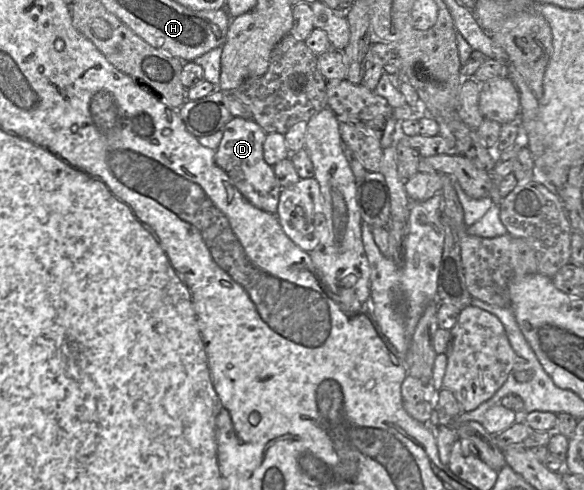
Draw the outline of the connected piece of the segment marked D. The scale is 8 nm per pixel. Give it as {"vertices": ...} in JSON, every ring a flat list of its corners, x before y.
{"vertices":[[233,117,224,126,224,135,215,152,214,161,230,178,240,193,255,207,276,215,282,188,275,175,273,166,267,164,263,156,263,144,267,133,255,122,254,119]]}

